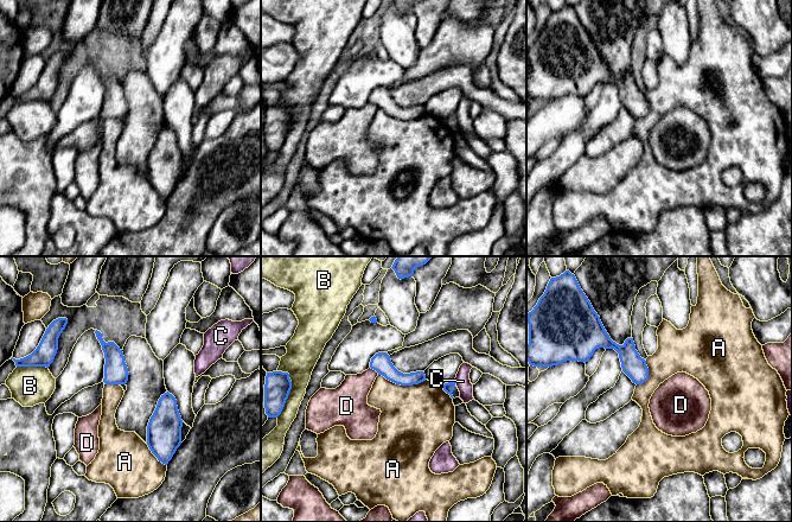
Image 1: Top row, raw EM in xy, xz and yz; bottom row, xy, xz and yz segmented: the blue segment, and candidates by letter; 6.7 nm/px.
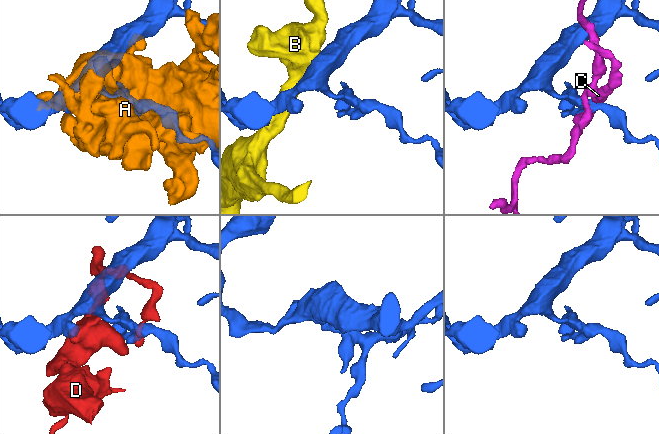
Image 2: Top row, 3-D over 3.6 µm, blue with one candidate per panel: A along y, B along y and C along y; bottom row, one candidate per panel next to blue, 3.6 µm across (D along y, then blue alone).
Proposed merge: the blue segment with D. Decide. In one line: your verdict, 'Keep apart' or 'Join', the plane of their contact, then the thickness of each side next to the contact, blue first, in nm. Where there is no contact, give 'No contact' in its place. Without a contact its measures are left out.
Keep apart. Touches blue in xz. Thickness 140 nm (blue) against 220 nm

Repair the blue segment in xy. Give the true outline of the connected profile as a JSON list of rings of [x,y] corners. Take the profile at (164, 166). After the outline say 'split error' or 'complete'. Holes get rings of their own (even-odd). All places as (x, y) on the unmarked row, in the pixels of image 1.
[[[161,129],[147,160],[147,179],[159,196],[167,199],[181,178],[183,154],[175,132]]]; complete

